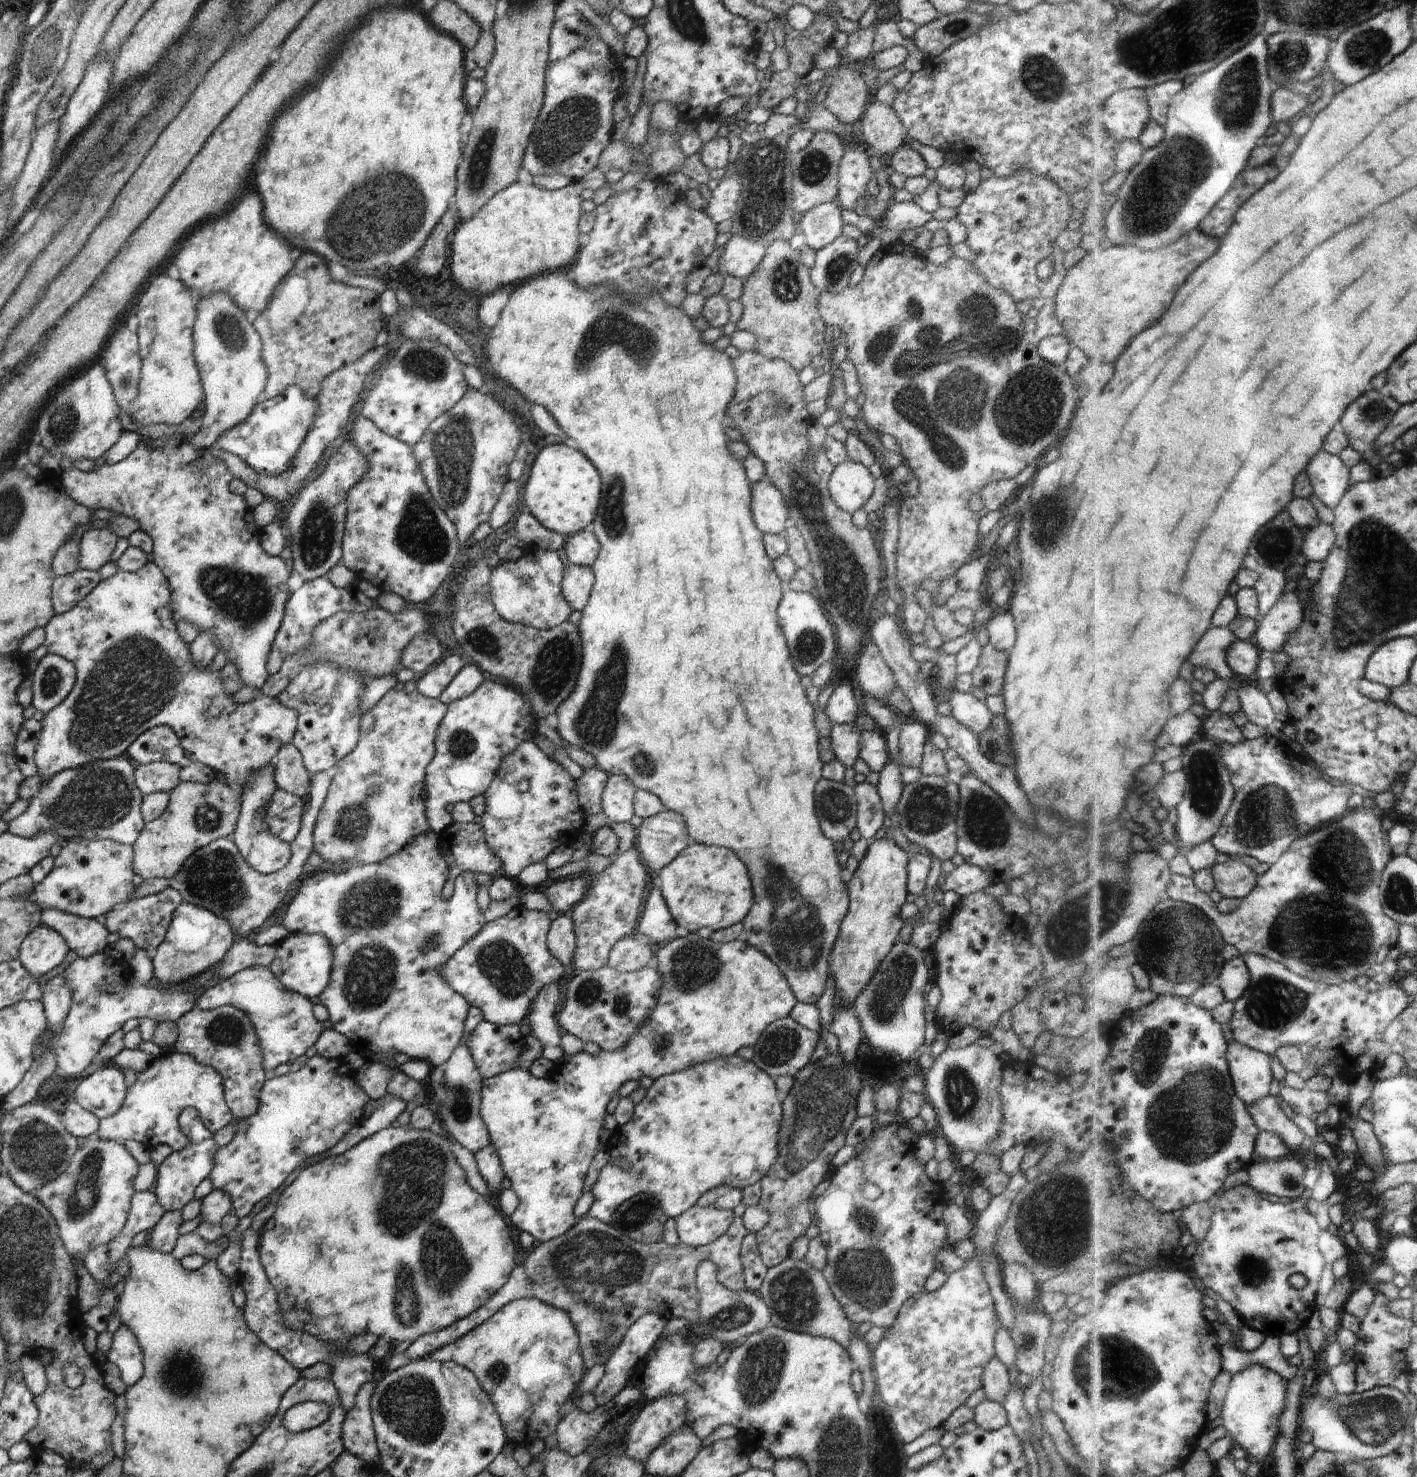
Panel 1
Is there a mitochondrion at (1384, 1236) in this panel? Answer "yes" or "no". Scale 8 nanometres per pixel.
no

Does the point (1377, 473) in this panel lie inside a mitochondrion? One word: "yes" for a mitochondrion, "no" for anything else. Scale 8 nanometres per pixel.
no

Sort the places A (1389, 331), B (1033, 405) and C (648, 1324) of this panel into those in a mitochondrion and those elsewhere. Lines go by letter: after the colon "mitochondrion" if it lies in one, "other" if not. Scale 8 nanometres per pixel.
A: other
B: mitochondrion
C: other

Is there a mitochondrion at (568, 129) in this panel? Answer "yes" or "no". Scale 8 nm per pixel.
yes

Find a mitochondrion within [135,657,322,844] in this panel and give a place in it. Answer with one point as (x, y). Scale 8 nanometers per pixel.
(207, 818)

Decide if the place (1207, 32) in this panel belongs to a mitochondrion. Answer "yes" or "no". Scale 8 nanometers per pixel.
yes

